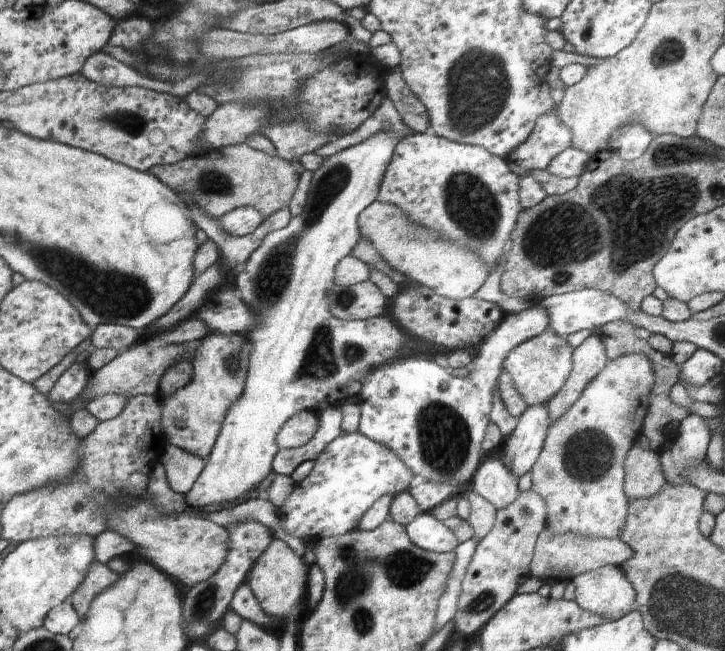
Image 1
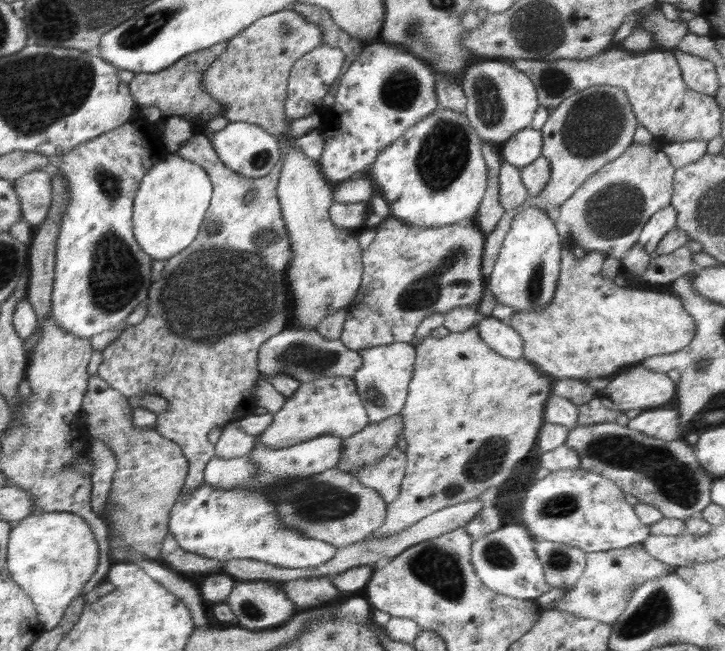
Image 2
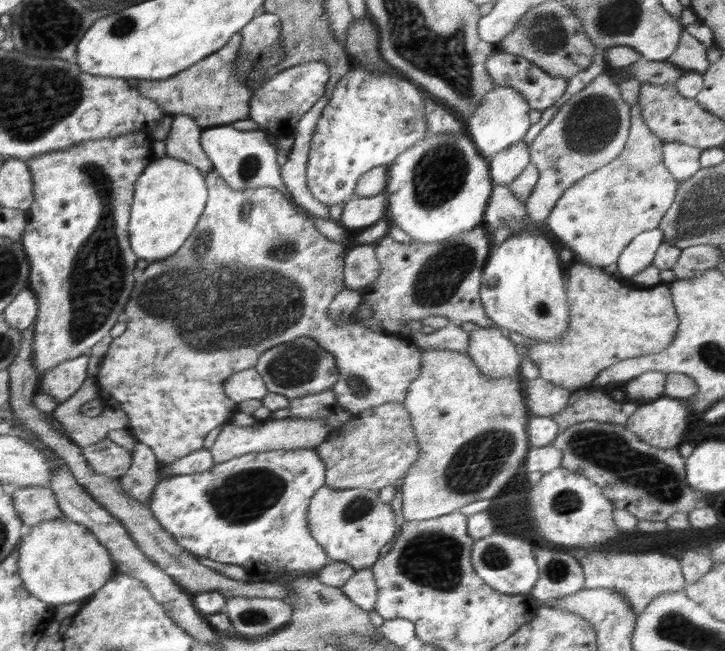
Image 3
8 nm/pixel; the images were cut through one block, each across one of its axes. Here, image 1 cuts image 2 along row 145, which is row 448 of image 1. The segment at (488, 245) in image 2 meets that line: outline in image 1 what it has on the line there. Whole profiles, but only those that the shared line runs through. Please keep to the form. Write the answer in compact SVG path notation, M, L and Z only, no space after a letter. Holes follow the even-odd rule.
M628 354L607 361L598 376L584 388L580 398L549 425L544 446L531 468L531 491L546 502L546 526L554 534L584 534L588 538L618 539L628 516L628 498L624 492L624 460L630 448L640 439L650 390L654 384L652 362L644 354Z

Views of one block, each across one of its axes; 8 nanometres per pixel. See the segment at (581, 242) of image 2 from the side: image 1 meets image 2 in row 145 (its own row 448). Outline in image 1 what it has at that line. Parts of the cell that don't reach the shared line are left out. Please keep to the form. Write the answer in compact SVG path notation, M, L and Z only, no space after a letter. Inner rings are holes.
M632 446L624 460L624 492L627 498L646 500L662 492L664 488L663 468L659 452L652 448Z

